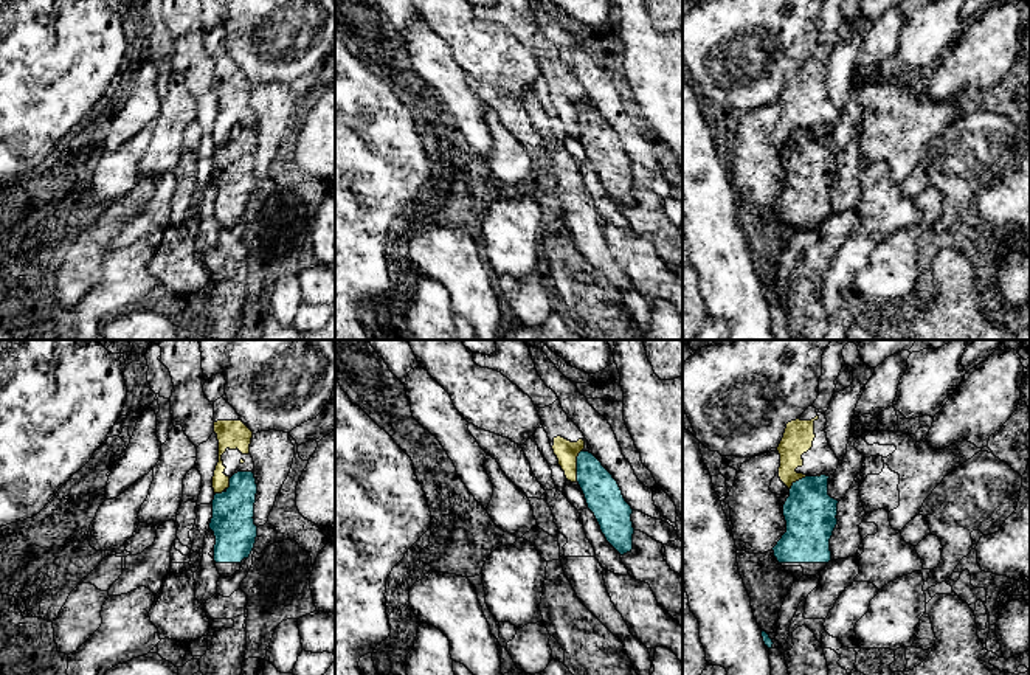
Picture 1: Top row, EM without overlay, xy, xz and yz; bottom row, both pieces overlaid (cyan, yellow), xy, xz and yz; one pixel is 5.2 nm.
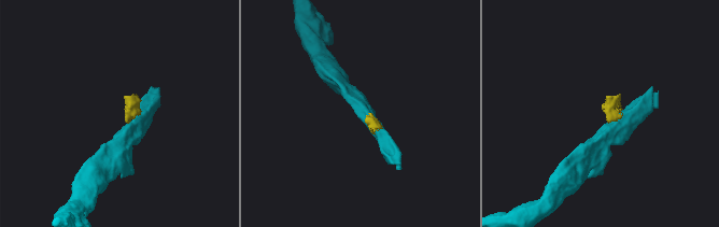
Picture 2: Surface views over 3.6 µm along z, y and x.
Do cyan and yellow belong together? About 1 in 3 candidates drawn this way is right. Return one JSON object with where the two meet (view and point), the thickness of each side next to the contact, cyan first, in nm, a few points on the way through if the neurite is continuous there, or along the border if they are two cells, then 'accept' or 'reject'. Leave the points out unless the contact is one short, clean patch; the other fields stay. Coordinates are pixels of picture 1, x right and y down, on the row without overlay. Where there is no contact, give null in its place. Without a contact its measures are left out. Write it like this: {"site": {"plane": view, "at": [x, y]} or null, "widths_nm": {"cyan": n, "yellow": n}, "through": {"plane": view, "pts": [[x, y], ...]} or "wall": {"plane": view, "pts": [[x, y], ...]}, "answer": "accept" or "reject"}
{"site": {"plane": "xz", "at": [577, 118]}, "widths_nm": {"cyan": 190, "yellow": 120}, "wall": {"plane": "xz", "pts": [[582, 101], [577, 109], [576, 134]]}, "answer": "reject"}

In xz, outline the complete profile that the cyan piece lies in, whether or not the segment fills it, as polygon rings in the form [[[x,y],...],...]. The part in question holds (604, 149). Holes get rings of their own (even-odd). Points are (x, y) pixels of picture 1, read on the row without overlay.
[[[589,104],[577,109],[577,135],[607,194],[620,206],[633,202],[631,158],[613,127]]]

